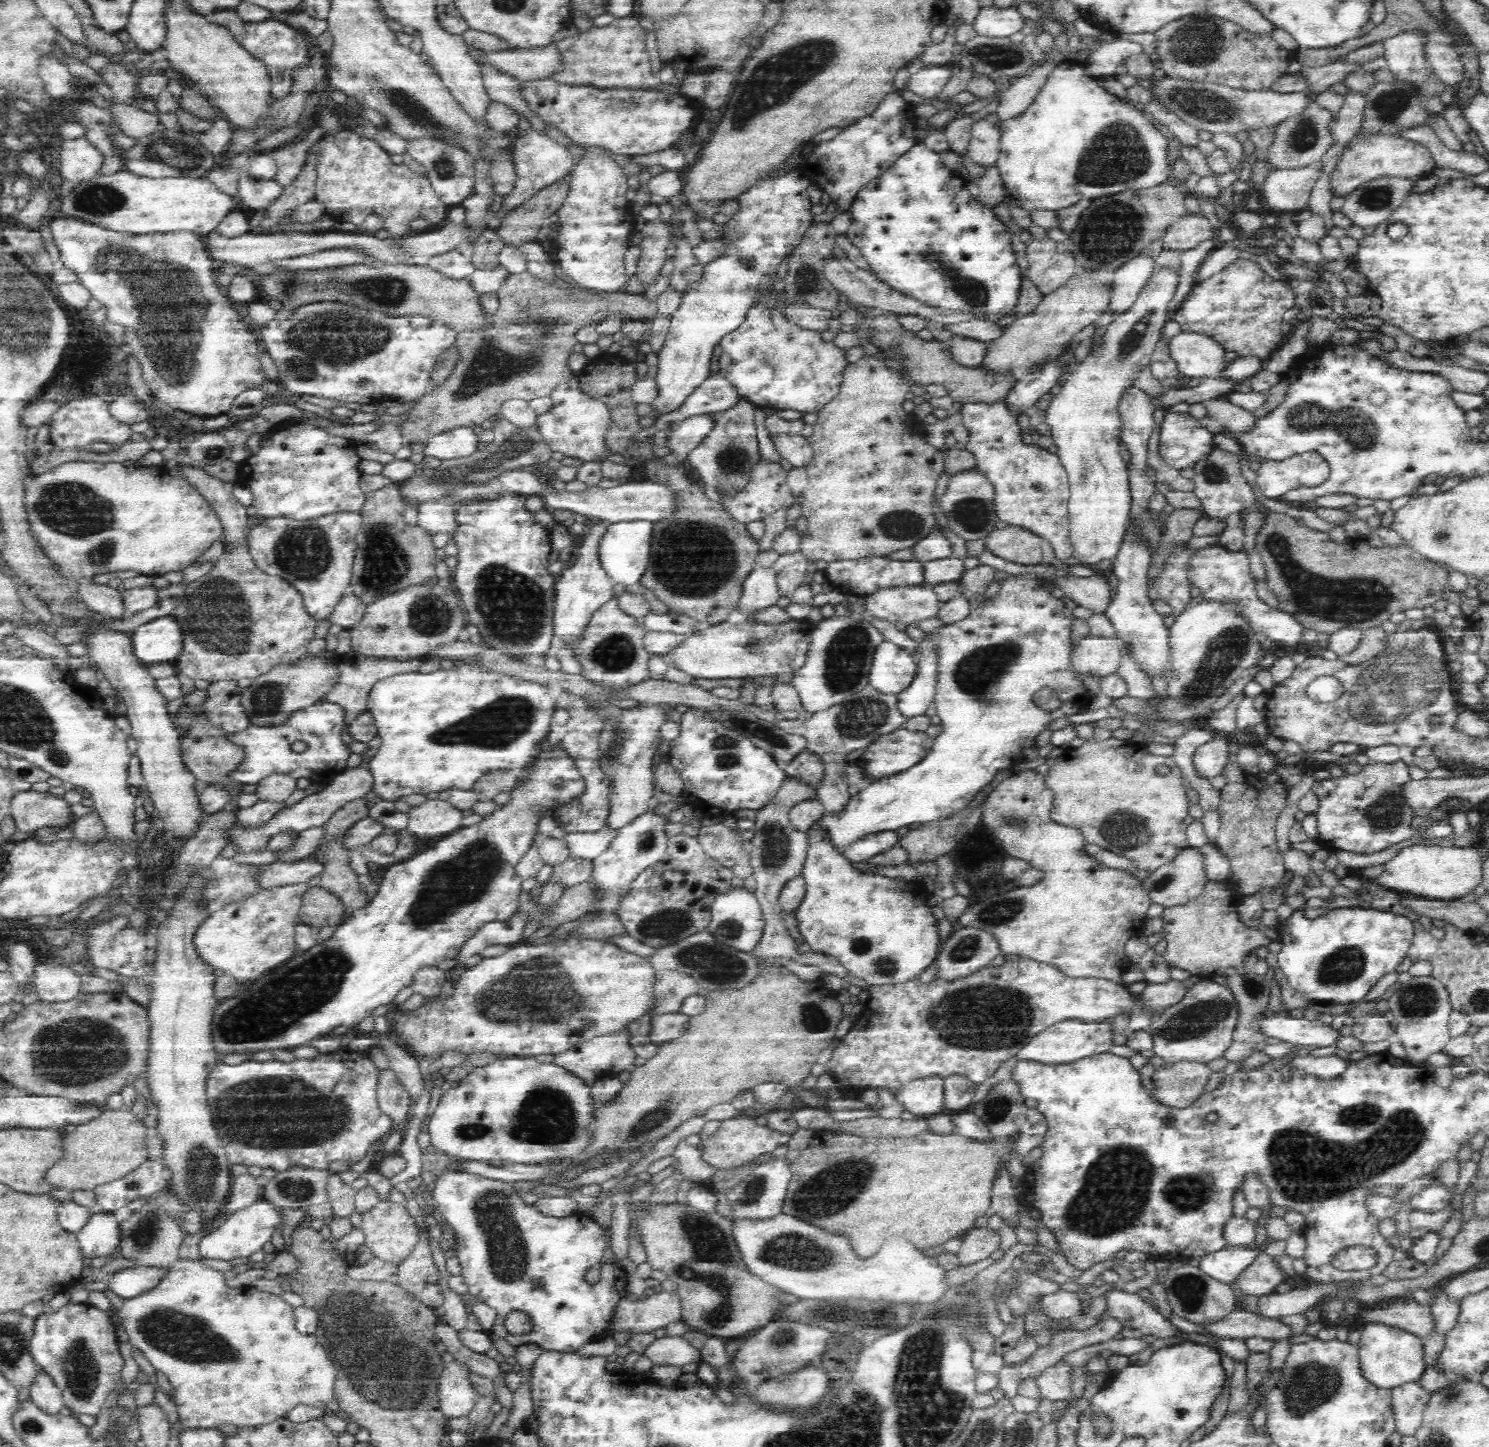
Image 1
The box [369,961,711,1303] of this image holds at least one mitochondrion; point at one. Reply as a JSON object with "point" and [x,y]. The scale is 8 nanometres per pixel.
{"point":[492,1209]}

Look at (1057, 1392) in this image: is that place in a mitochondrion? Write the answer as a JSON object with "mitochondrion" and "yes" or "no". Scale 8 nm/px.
{"mitochondrion":"no"}

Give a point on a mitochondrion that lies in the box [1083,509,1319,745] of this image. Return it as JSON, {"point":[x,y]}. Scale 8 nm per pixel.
{"point":[1230,648]}

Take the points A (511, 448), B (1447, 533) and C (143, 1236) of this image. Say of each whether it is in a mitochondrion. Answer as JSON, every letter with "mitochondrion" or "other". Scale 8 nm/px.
{"A":"mitochondrion","B":"mitochondrion","C":"mitochondrion"}

